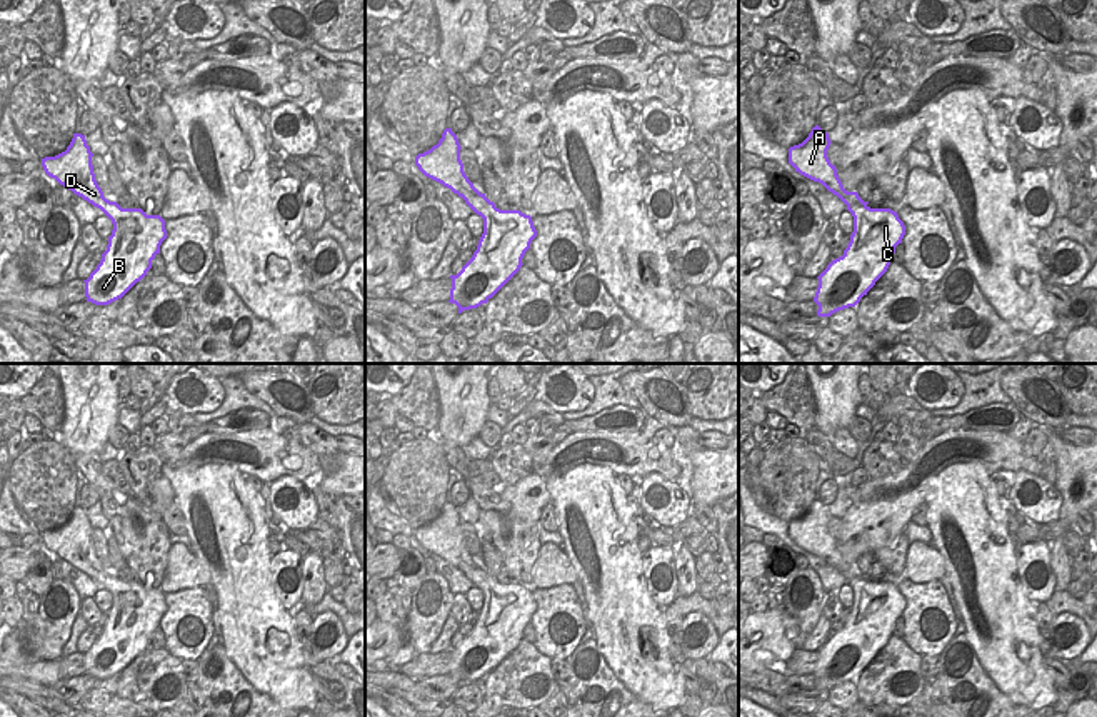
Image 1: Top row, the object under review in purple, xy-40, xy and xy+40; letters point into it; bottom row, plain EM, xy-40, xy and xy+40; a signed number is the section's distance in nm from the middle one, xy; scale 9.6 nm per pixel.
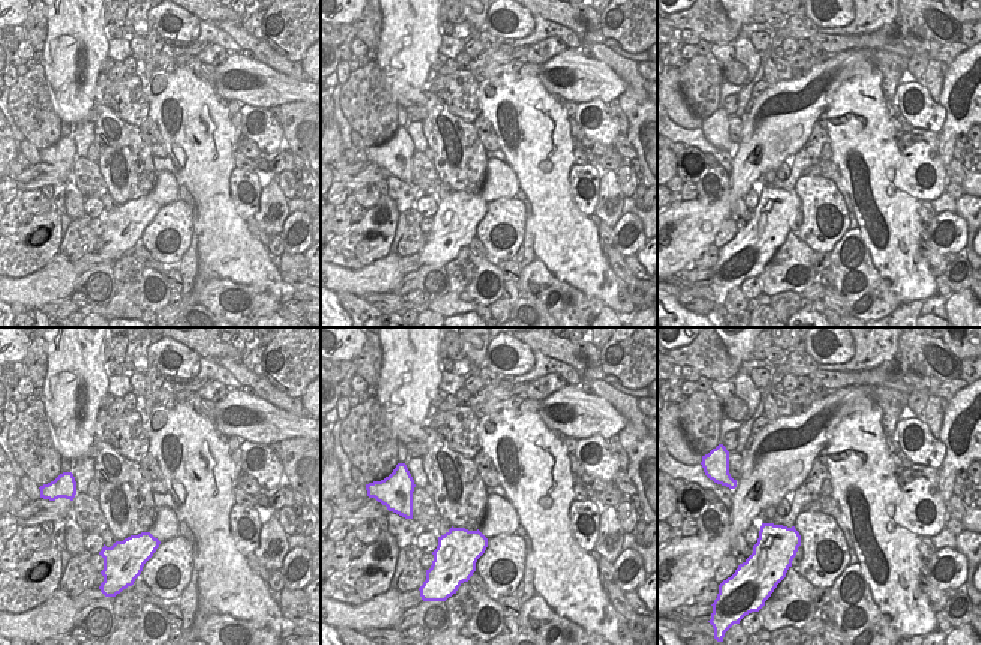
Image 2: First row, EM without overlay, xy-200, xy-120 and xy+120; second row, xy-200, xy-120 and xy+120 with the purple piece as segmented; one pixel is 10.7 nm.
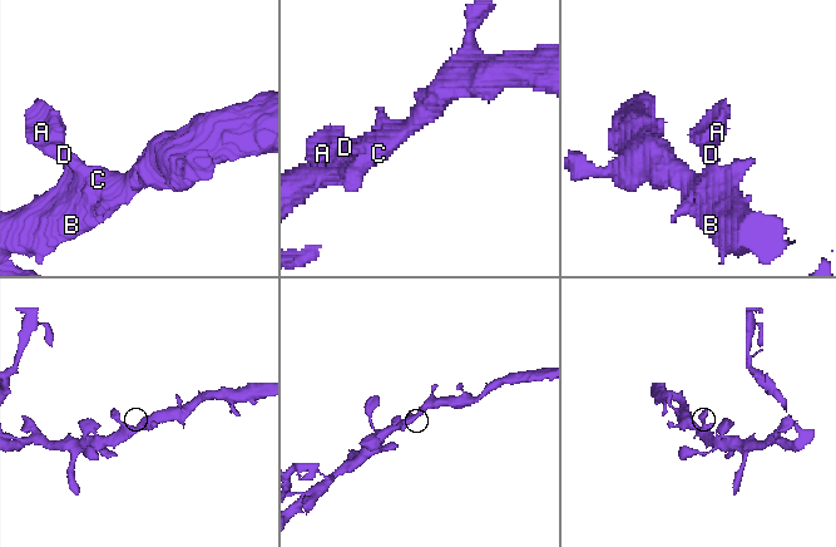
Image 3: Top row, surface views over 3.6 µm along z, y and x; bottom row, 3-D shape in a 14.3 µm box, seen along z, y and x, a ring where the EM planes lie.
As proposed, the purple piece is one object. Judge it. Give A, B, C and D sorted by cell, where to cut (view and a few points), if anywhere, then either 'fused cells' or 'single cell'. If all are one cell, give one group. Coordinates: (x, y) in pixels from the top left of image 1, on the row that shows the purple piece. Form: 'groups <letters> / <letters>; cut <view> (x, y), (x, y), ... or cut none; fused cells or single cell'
groups A B C D; cut none; single cell

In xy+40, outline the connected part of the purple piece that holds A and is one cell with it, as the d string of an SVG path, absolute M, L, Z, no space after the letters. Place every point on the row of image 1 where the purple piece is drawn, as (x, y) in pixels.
M815 125L802 143L789 148L789 163L795 172L822 183L854 217L854 232L844 255L832 260L817 277L814 302L819 305L819 317L855 307L887 272L895 247L905 235L905 225L897 212L870 208L857 192L844 188L835 165L827 157L830 143L829 133Z

